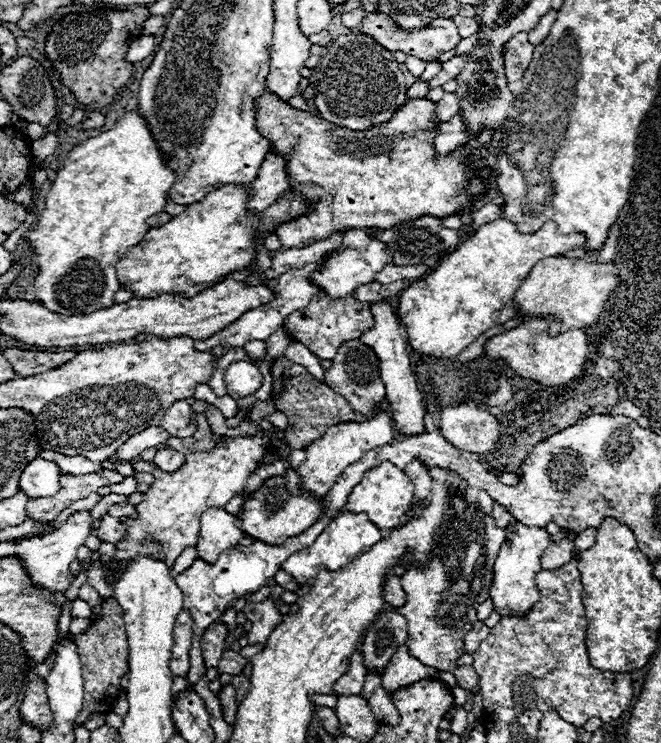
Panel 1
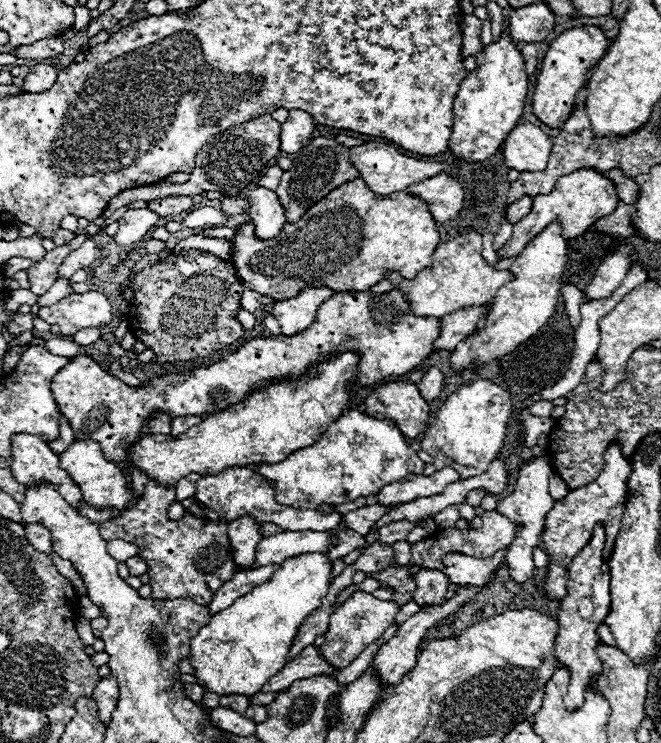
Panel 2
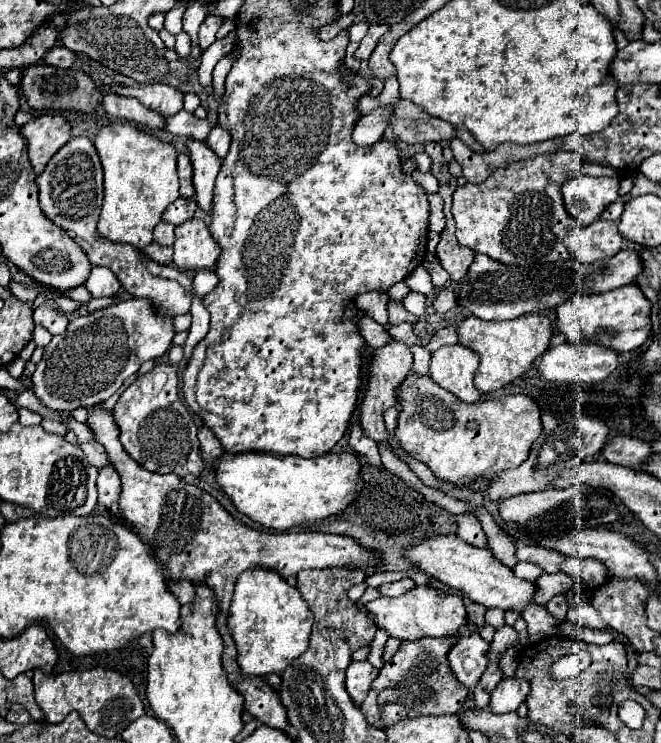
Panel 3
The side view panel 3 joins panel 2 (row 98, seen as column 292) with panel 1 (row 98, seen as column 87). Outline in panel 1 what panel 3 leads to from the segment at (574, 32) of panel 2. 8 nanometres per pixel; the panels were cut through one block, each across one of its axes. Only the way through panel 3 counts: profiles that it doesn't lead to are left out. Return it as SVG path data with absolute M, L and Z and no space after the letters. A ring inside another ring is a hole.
M264 92L260 98L254 102L256 106L256 128L258 132L268 138L270 148L274 154L284 156L286 166L288 166L288 178L290 178L290 188L294 192L300 192L308 204L312 204L312 212L308 216L300 216L296 220L290 220L288 224L280 224L276 228L276 236L282 242L282 248L304 248L316 240L328 238L336 230L344 228L356 228L356 230L366 230L366 228L390 228L398 222L412 220L418 216L452 216L456 214L464 204L472 202L474 196L482 192L482 178L486 178L488 168L476 160L472 160L472 154L468 146L458 148L446 158L434 156L434 136L438 124L434 124L434 102L428 102L424 98L420 100L410 100L392 116L390 122L386 124L376 124L370 130L356 132L348 128L340 128L320 116L314 116L312 112L296 110L290 104L276 100L272 92ZM464 152L466 158L458 158L458 154ZM468 160L472 160L470 168L478 170L478 176L468 176ZM300 184L300 186L298 186Z

